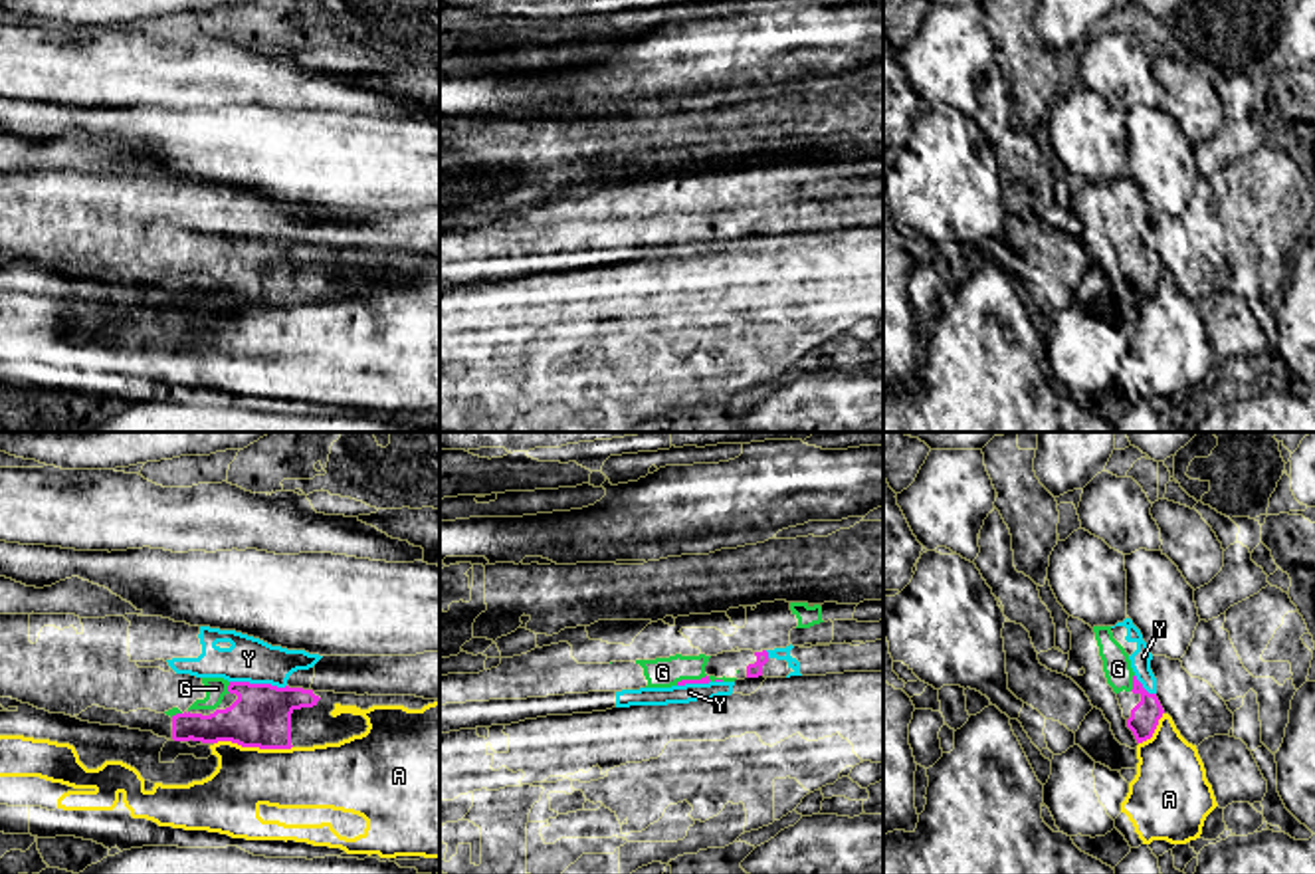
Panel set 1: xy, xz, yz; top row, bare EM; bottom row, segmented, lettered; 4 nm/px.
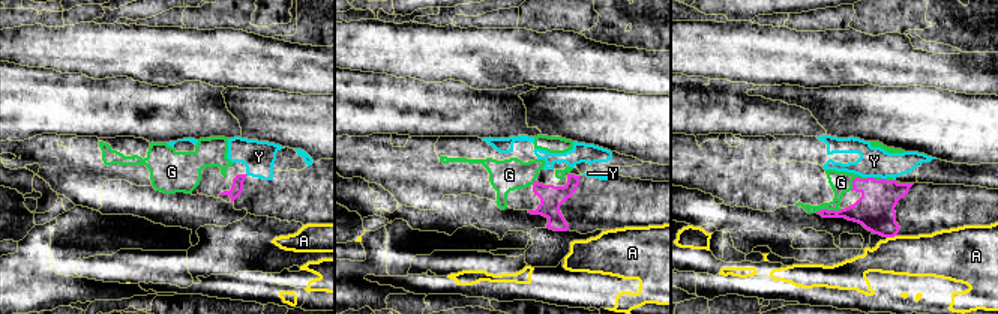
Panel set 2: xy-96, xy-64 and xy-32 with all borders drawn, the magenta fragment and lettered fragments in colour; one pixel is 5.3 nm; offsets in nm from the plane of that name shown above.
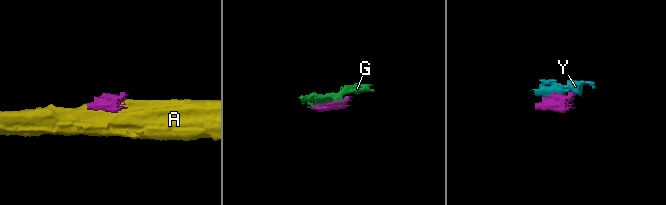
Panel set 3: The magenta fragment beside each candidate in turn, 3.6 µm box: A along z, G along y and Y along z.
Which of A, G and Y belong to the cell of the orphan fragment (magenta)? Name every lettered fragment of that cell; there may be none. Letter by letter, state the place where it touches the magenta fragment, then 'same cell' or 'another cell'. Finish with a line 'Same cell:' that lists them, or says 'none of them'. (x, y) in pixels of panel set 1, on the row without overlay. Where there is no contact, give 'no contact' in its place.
A: xy (254, 302) | another cell
G: yz (1133, 238) | same cell
Y: xy (258, 240) | same cell
Same cell: G, Y

